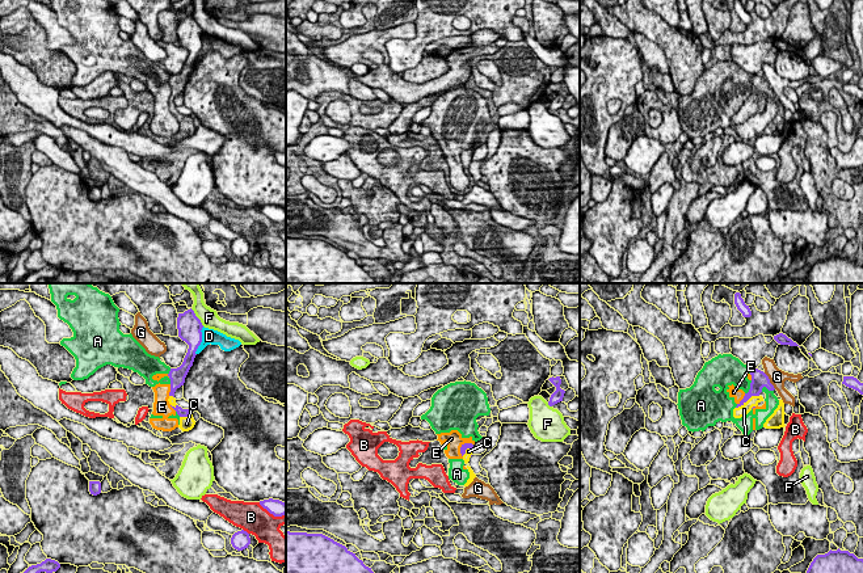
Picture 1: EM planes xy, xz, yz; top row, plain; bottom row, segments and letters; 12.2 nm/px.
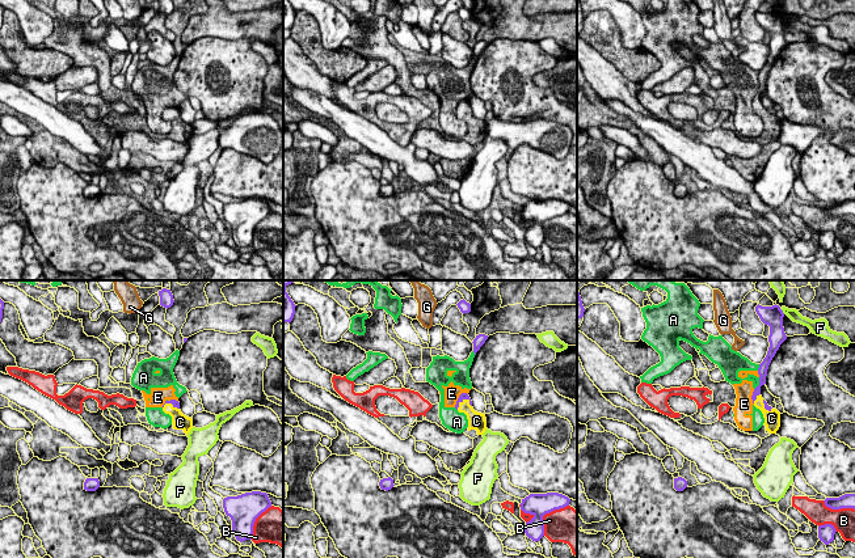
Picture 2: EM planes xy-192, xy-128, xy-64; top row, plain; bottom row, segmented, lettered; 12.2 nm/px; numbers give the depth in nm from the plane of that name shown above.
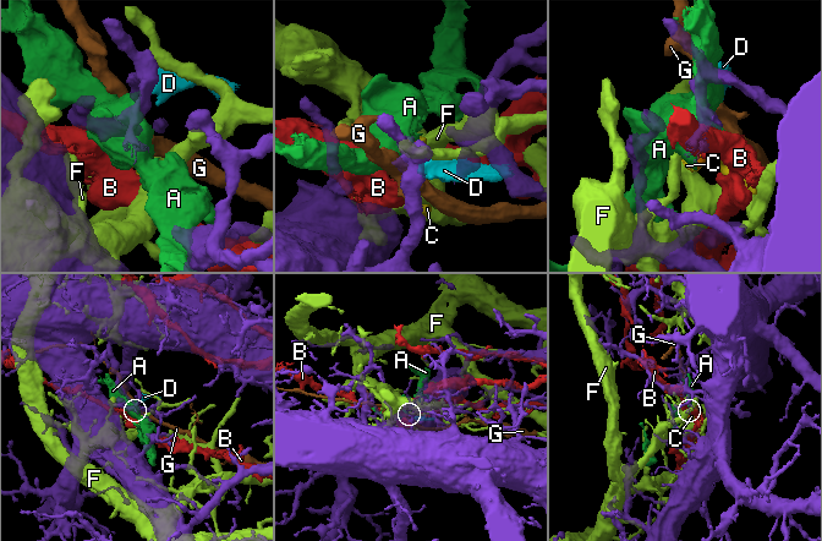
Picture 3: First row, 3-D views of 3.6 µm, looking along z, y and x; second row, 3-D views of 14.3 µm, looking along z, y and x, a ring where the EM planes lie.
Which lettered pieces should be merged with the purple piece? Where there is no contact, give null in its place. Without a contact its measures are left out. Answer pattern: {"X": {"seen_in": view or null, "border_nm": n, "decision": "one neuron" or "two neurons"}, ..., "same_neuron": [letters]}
{"A": {"seen_in": "yz", "border_nm": 190, "decision": "two neurons"}, "B": {"seen_in": "xy", "border_nm": 360, "decision": "two neurons"}, "C": {"seen_in": "yz", "border_nm": 340, "decision": "one neuron"}, "D": {"seen_in": "xy", "border_nm": 360, "decision": "two neurons"}, "E": {"seen_in": "yz", "border_nm": 180, "decision": "two neurons"}, "F": {"seen_in": "xy", "border_nm": 280, "decision": "two neurons"}, "G": {"seen_in": "yz", "border_nm": 260, "decision": "two neurons"}, "same_neuron": ["C"]}

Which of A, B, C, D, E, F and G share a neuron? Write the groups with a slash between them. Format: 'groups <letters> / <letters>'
groups A E / B / C / D / F / G

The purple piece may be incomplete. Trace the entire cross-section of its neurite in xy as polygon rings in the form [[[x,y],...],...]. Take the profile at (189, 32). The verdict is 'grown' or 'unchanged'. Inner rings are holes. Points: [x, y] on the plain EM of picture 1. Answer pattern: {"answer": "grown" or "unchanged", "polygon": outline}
{"answer": "grown", "polygon": [[[190,14],[185,17],[184,20],[178,20],[177,24],[177,35],[178,35],[178,43],[185,47],[189,51],[188,59],[184,64],[184,68],[177,75],[171,75],[168,83],[171,85],[171,98],[169,98],[169,110],[171,113],[177,118],[180,122],[180,131],[178,134],[182,138],[189,138],[194,134],[195,127],[193,125],[193,121],[190,115],[182,115],[176,110],[174,98],[177,94],[184,92],[185,84],[193,72],[195,58],[198,52],[202,49],[202,29],[195,22],[194,17]]]}

